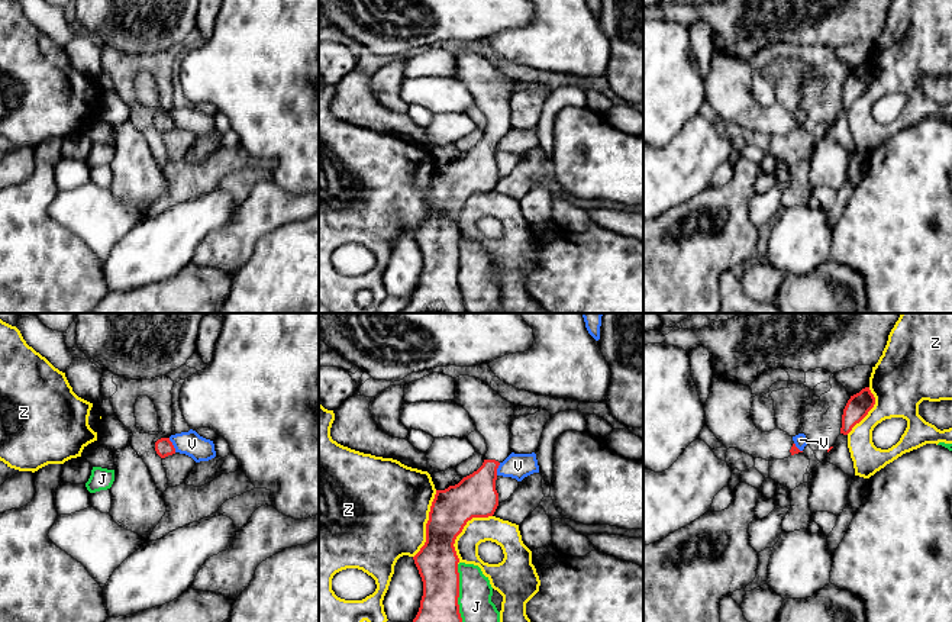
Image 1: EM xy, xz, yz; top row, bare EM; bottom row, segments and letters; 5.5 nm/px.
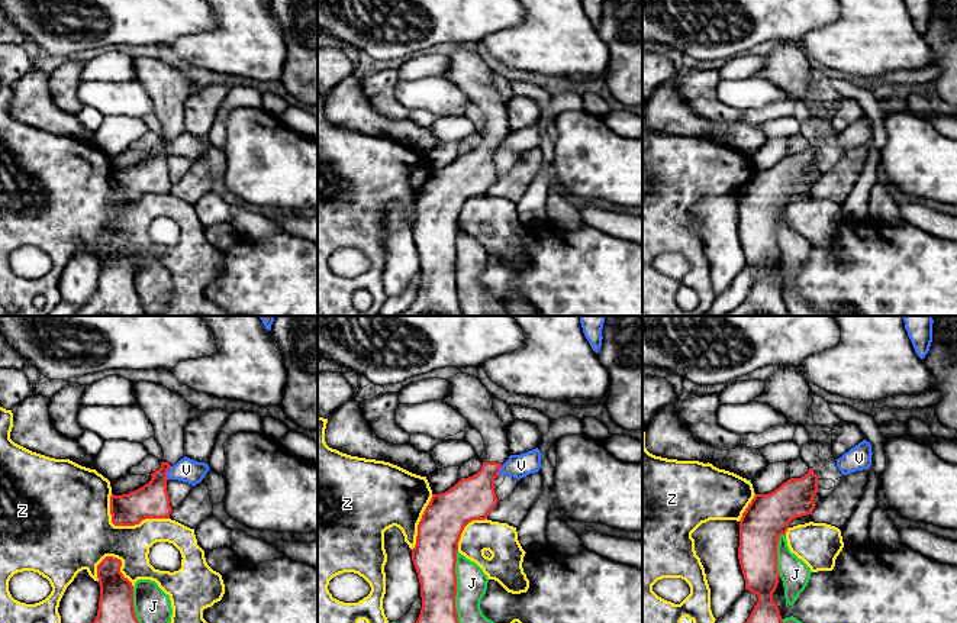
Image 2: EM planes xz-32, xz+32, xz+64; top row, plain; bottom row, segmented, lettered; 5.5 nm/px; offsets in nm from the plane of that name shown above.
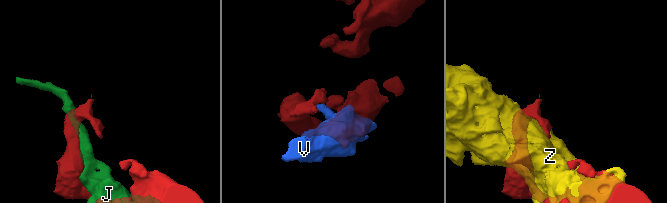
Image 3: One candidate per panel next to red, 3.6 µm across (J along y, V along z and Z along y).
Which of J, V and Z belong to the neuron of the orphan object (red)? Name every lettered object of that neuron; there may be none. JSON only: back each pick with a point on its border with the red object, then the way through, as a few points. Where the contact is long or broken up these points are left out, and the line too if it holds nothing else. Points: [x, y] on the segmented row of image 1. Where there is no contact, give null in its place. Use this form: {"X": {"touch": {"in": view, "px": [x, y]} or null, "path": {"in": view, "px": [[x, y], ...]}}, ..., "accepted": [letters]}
{"accepted": []}

